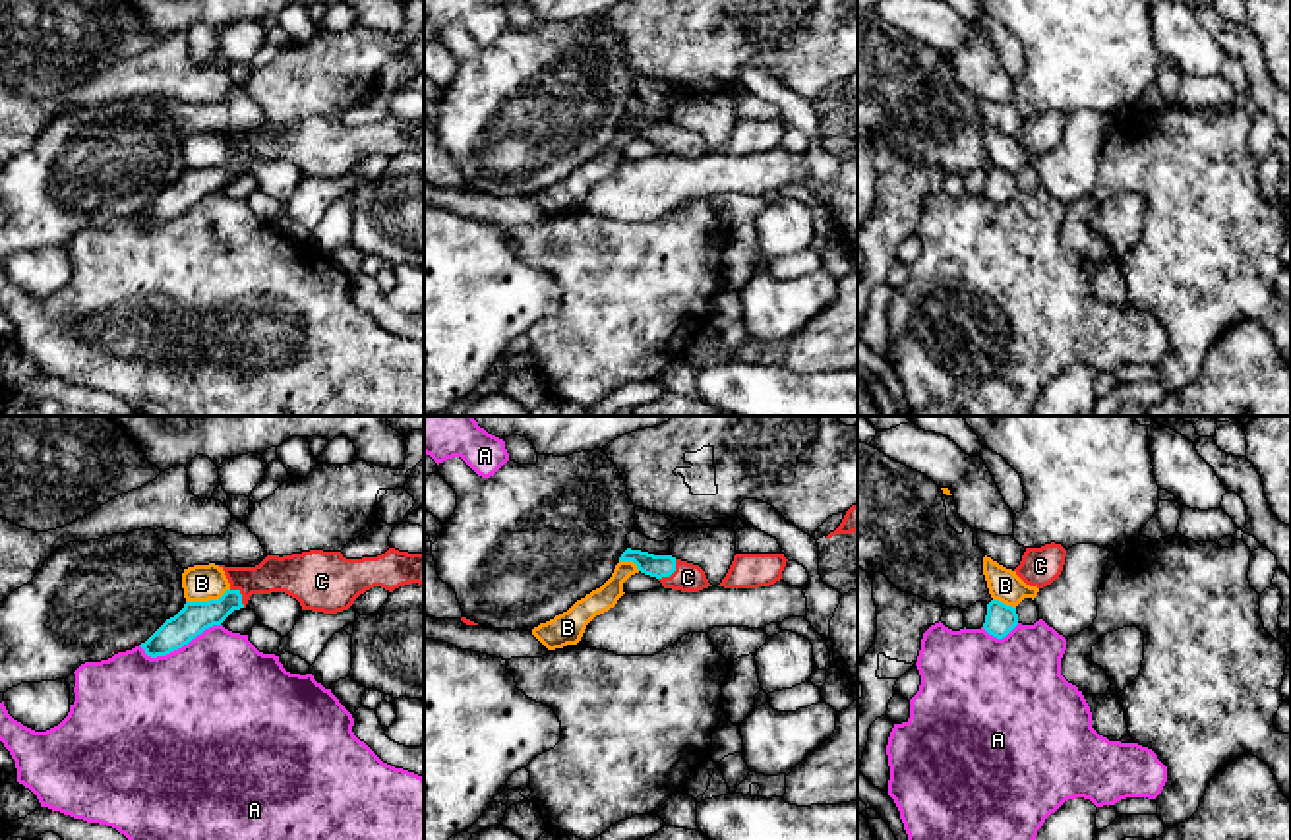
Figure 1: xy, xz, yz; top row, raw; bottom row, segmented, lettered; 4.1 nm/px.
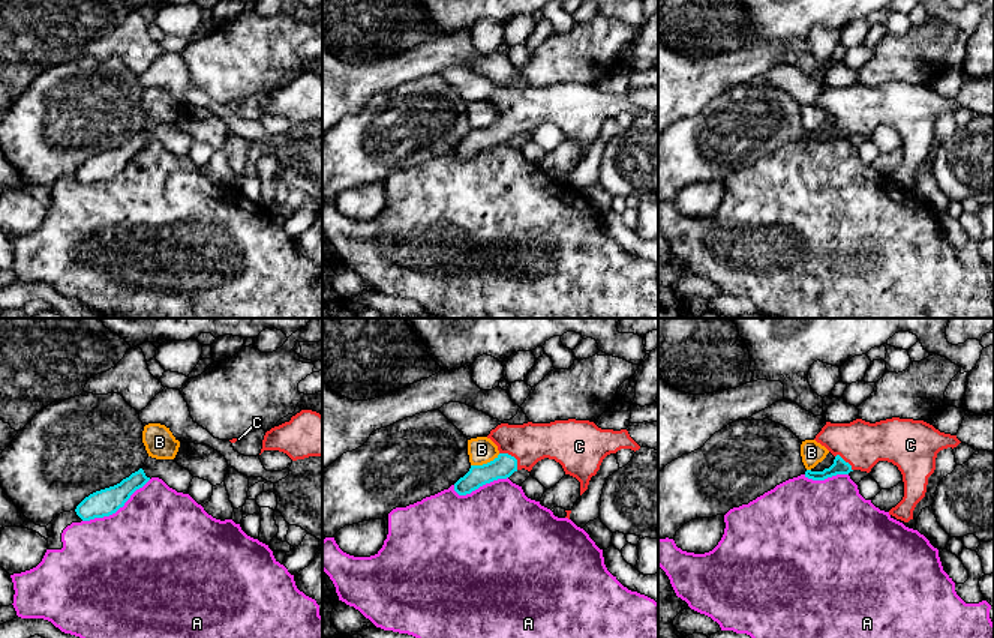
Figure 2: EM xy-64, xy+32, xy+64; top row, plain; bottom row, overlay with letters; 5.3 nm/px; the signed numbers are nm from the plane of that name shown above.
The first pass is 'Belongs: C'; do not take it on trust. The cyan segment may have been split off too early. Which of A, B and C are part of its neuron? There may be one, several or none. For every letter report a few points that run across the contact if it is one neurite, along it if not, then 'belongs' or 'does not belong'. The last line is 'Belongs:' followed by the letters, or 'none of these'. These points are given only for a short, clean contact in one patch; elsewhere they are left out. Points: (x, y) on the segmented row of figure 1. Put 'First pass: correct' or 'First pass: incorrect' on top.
First pass: correct
A: does not belong
B: line xy (229, 589), (217, 599), (186, 602); does not belong
C: line xz (657, 566), (670, 573), (688, 577); belongs
Belongs: C

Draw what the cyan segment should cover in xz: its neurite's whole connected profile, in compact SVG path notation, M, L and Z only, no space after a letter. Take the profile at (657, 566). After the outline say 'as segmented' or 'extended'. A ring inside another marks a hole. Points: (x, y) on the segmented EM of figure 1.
M627 548L619 561L633 561L641 573L656 577L664 588L699 592L712 586L699 565L676 559L672 555L654 555Z | extended

